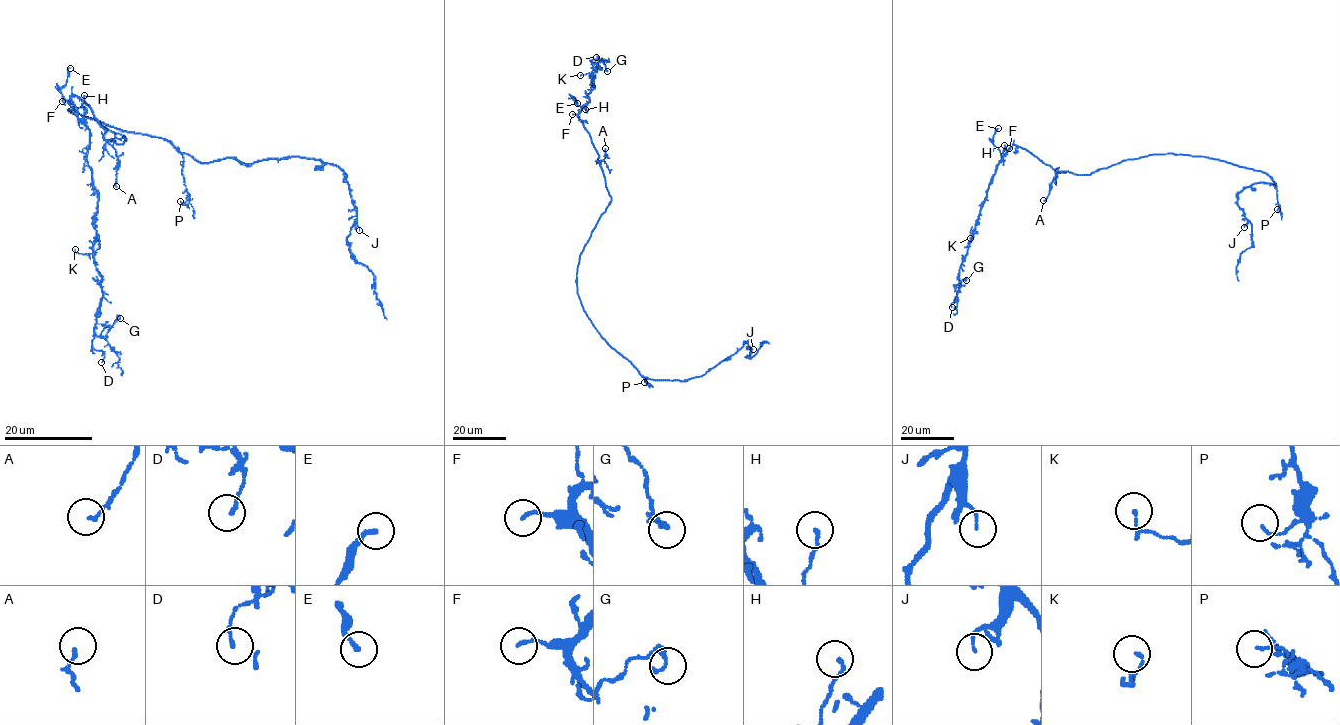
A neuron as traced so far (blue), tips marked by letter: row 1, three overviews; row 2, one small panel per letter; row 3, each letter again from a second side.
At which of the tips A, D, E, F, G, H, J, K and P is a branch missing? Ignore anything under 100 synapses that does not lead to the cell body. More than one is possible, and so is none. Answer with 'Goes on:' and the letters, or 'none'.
Goes on: E

